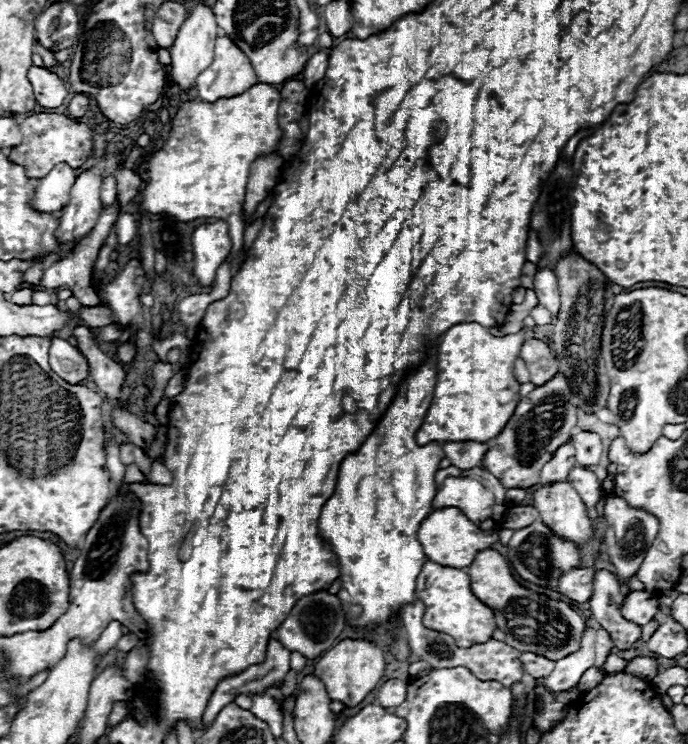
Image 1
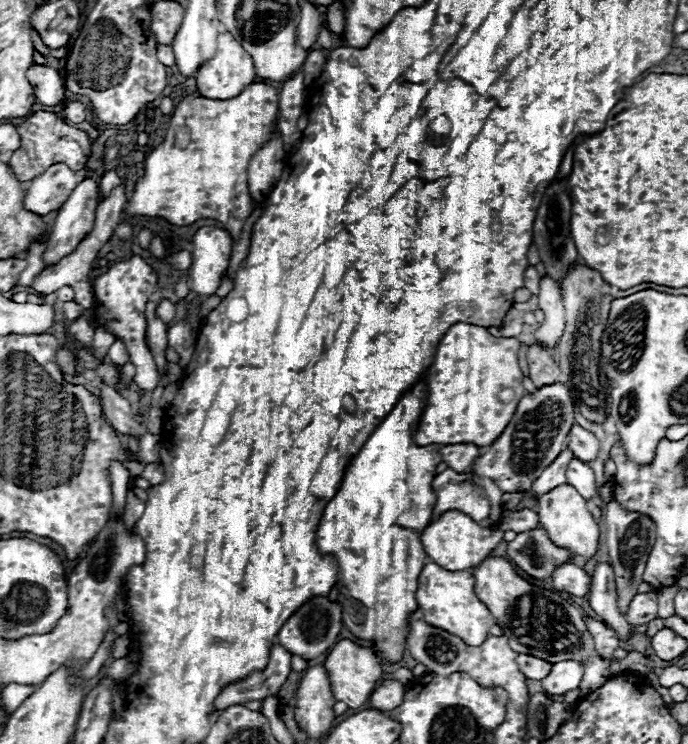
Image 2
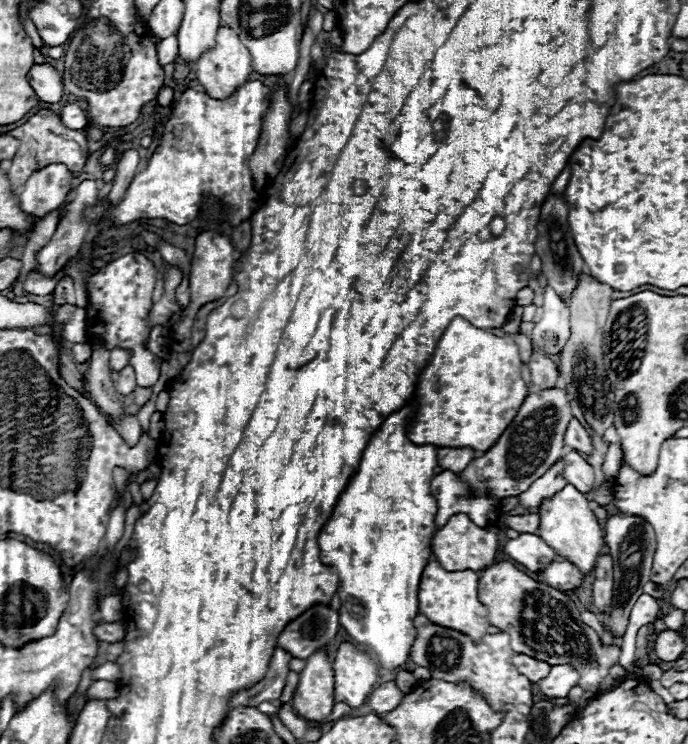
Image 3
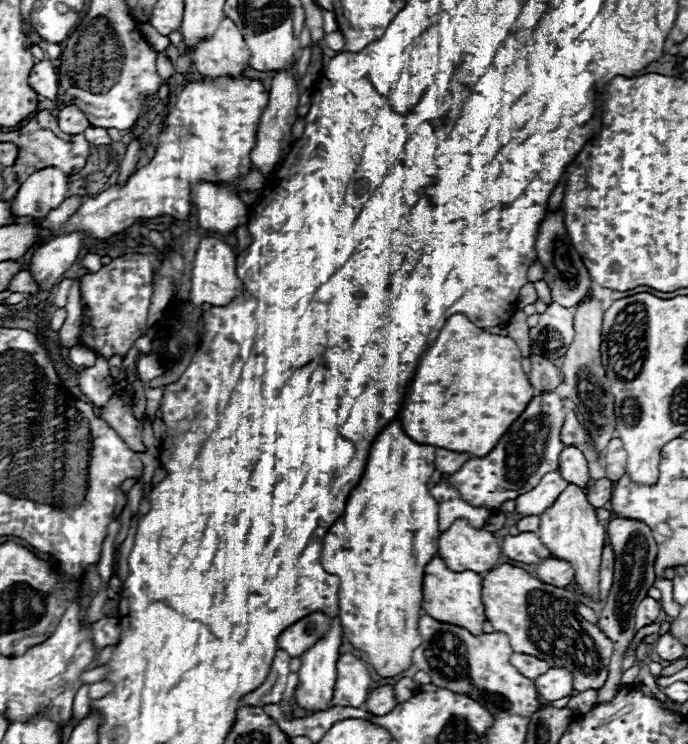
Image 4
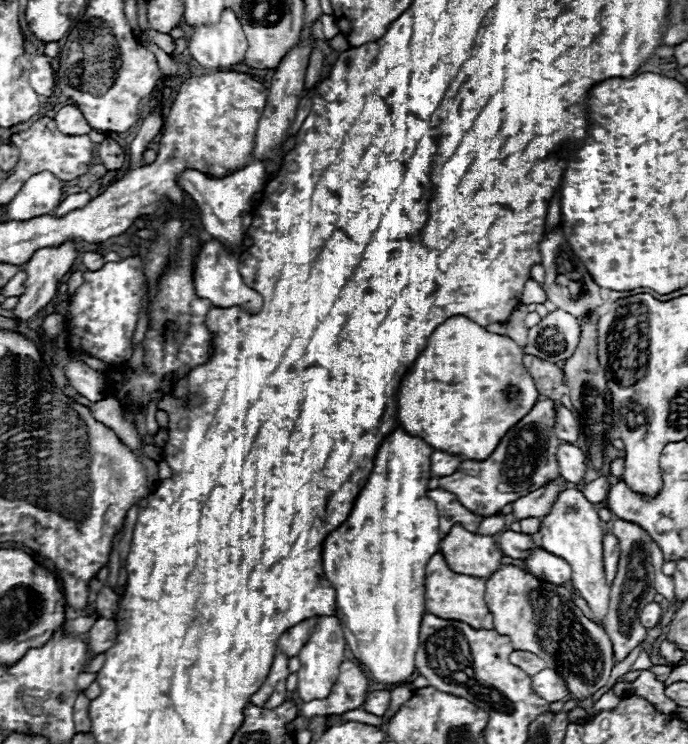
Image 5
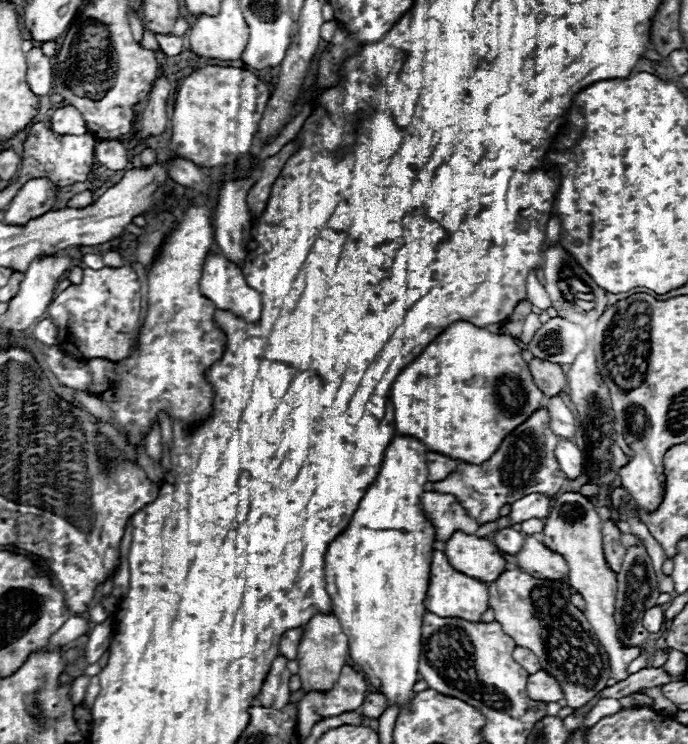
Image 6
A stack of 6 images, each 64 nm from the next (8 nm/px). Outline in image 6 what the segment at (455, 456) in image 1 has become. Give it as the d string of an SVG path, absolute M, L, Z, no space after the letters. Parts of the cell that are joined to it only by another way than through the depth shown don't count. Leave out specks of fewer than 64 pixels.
M428 452L426 454L426 468L428 468L428 480L430 482L438 482L444 480L448 474L452 474L456 470L460 462L436 452Z

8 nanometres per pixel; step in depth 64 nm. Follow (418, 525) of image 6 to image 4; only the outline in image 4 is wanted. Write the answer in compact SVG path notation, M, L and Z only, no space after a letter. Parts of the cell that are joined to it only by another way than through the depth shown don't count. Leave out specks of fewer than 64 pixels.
M392 420L382 430L382 434L374 440L374 444L370 448L366 472L364 472L360 484L352 490L352 494L348 498L348 504L346 504L344 516L334 522L334 526L328 530L328 534L324 536L324 542L322 542L320 562L322 562L326 572L336 574L338 580L340 580L340 588L338 588L338 596L340 598L338 598L338 602L340 602L340 624L344 628L344 636L354 646L354 650L358 650L360 656L372 666L372 670L378 676L382 676L382 678L394 678L394 676L402 674L404 670L408 670L410 664L412 664L412 652L422 642L420 634L418 634L418 620L422 616L420 614L420 610L422 610L422 578L424 578L426 564L438 554L438 538L440 538L440 532L438 532L438 502L430 496L430 478L432 478L432 472L434 472L434 450L436 450L434 446L418 444L418 442L410 440L410 436L404 434L404 430L398 424L398 420Z

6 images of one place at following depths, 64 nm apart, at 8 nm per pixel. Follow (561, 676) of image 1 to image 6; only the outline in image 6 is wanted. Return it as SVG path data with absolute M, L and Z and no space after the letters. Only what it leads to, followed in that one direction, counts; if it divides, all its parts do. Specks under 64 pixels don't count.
M544 670L528 676L528 688L526 688L526 692L528 692L528 696L532 700L546 702L546 704L548 702L558 702L560 698L564 698L564 694L560 690L560 684L550 674L546 674Z

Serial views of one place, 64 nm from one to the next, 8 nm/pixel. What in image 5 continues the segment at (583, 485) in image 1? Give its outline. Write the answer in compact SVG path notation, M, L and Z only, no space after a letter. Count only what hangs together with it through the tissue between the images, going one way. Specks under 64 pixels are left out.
M562 442L558 446L558 466L560 466L560 474L566 482L570 484L578 484L584 478L586 472L586 456L584 452L568 442Z

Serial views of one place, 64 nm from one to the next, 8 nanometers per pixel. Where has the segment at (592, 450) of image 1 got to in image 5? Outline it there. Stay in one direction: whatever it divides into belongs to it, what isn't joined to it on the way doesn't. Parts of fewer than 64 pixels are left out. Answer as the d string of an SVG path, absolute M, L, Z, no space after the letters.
M556 404L558 408L558 424L554 426L554 432L556 436L562 440L562 442L570 442L574 444L578 438L580 438L580 426L578 426L578 420L576 420L576 414L570 412L564 404Z

